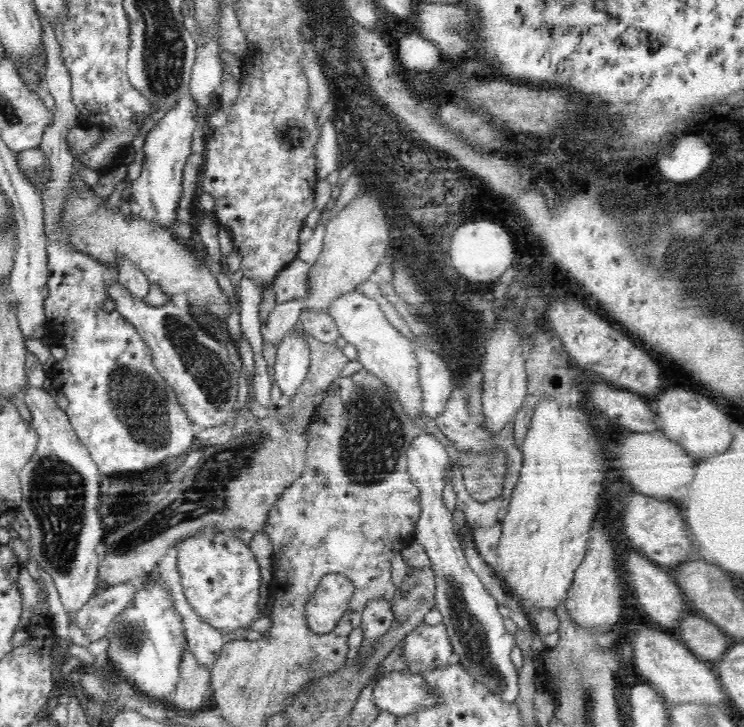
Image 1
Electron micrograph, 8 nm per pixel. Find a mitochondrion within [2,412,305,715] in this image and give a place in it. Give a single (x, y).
(61, 523)

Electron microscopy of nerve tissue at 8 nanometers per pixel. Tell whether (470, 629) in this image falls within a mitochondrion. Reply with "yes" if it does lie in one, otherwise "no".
yes

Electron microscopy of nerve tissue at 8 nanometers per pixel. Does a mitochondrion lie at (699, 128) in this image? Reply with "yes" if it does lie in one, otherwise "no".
no

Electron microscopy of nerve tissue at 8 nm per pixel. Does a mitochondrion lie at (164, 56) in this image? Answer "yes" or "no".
yes

